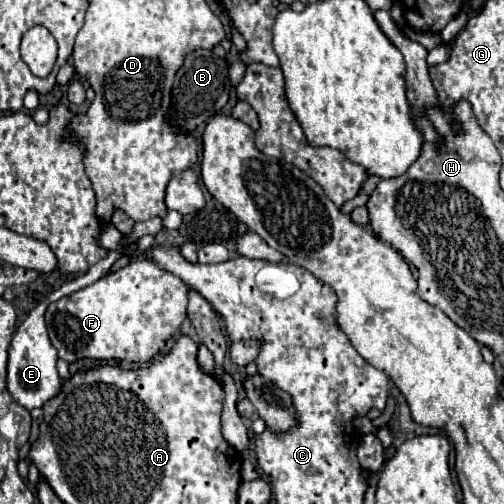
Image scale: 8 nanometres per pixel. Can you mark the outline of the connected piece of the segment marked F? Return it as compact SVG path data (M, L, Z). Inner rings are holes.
M135 257L127 267L51 303L45 311L47 333L59 357L69 363L83 357L147 363L187 317L187 291L179 277L159 269L149 257Z

